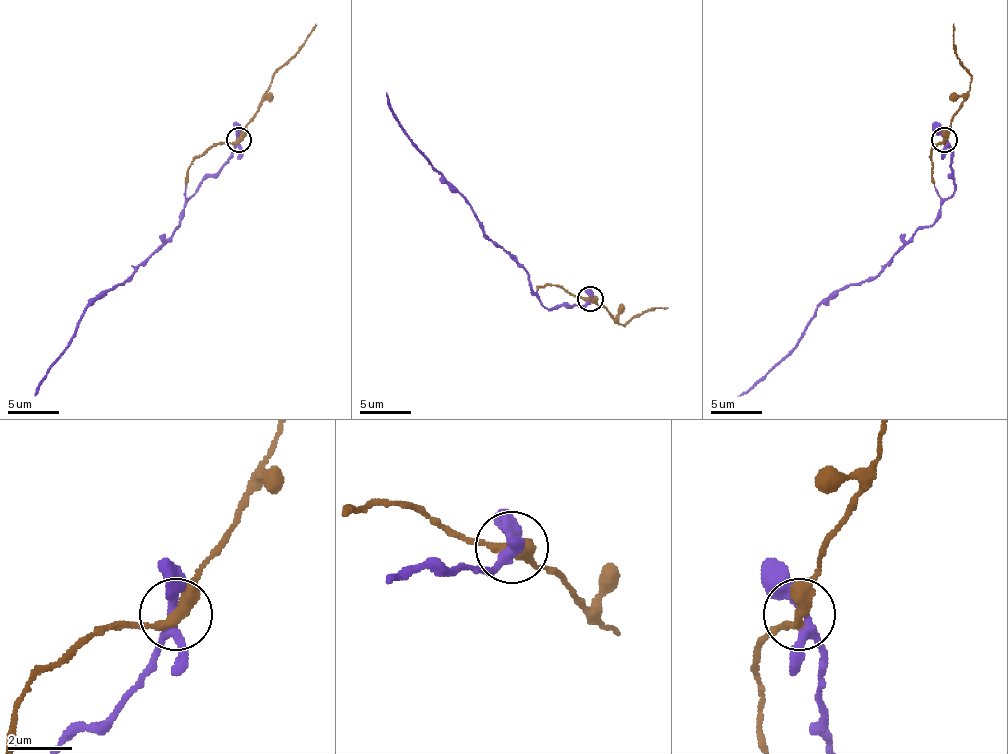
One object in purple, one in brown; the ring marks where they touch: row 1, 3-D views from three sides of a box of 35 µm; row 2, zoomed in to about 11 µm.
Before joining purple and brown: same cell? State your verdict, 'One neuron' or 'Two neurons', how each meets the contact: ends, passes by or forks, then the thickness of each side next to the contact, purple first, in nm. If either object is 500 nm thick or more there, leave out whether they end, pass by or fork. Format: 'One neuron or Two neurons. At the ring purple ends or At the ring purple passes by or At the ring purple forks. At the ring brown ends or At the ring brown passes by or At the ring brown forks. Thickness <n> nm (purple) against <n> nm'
One neuron. At the ring purple forks. At the ring brown passes by. Thickness 260 nm (purple) against 360 nm

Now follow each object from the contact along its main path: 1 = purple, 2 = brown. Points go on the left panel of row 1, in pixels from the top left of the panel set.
1: (239, 139), (226, 164), (206, 177), (186, 202), (178, 228), (89, 307), (35, 396)
2: (239, 139), (262, 95), (270, 88), (272, 75), (295, 52), (316, 24)

